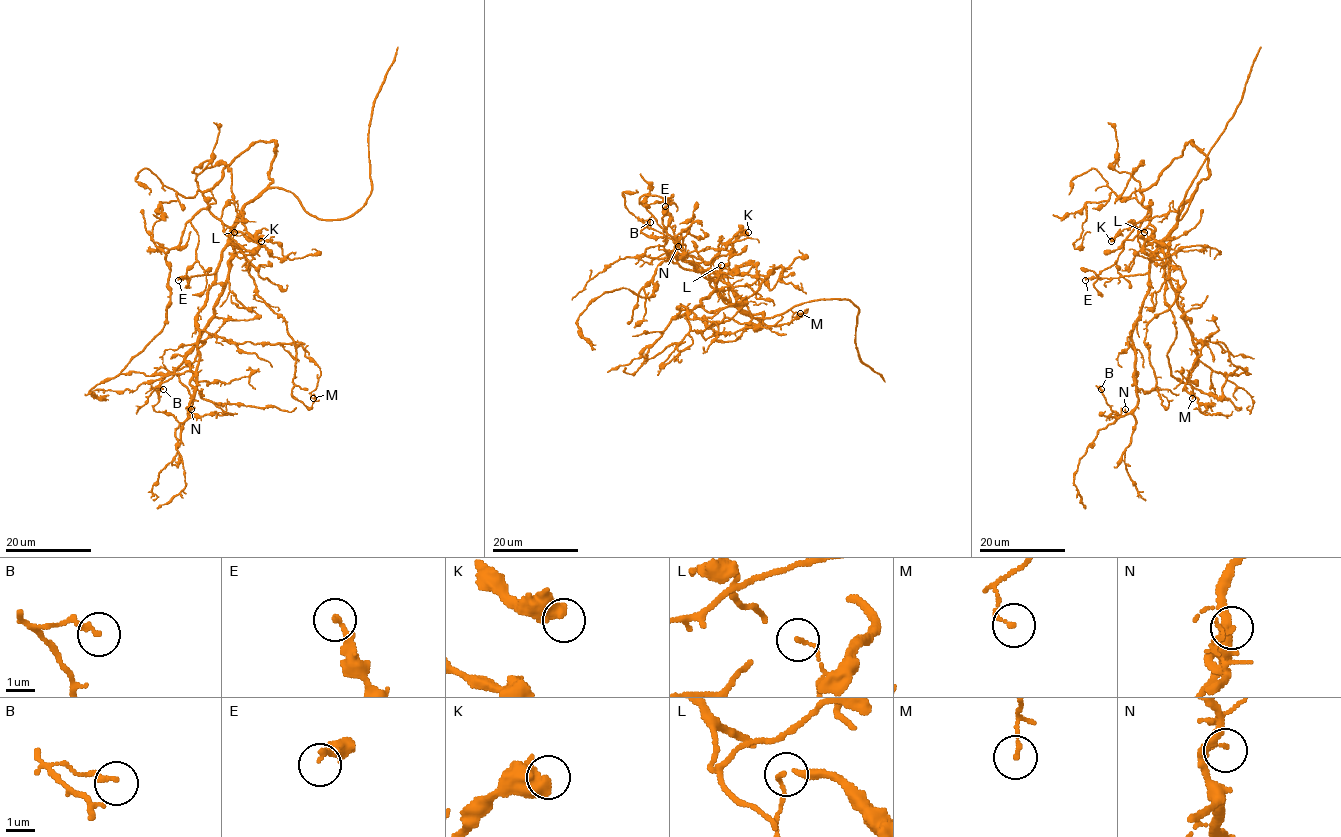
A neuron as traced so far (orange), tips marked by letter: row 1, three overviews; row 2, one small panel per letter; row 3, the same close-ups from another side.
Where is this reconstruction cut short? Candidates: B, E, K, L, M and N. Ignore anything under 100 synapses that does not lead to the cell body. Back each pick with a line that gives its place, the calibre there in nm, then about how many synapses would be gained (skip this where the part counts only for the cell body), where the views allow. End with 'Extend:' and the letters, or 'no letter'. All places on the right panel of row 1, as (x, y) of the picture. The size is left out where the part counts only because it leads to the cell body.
Extend: no letter

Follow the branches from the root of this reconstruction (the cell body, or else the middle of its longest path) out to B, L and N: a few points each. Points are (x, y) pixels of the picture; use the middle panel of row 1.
B: (728, 284), (727, 300), (685, 253), (677, 258), (669, 234), (640, 231), (642, 219), (650, 222)
L: (728, 284), (727, 300), (716, 287), (721, 265)
N: (728, 284), (727, 300), (705, 270), (696, 270), (684, 259), (685, 253), (677, 258), (678, 246)

